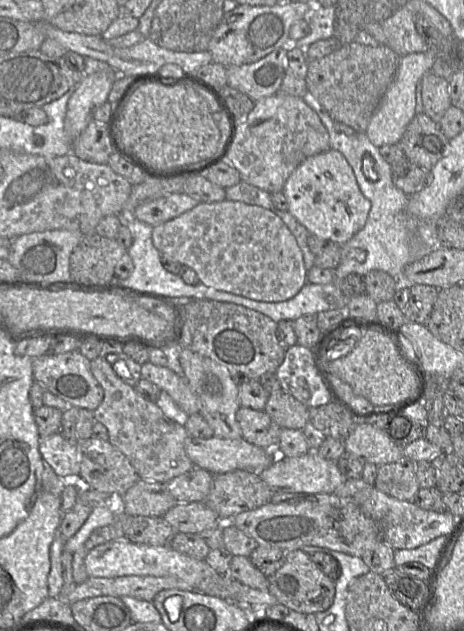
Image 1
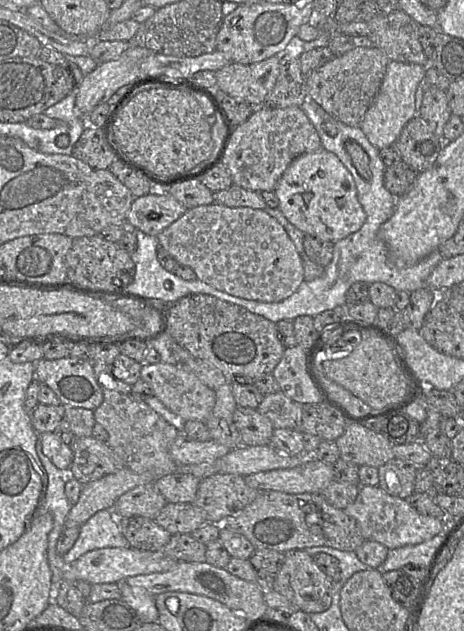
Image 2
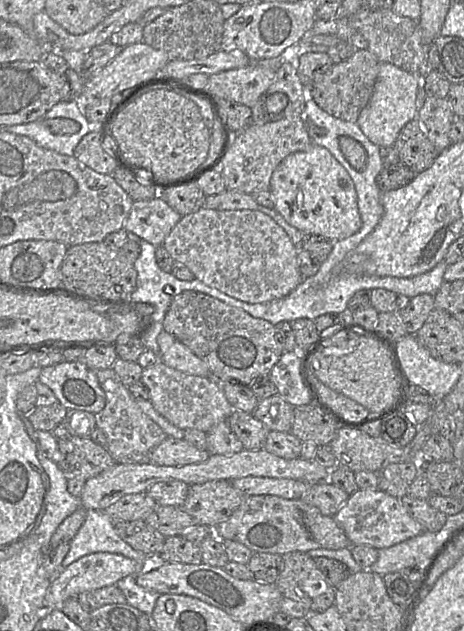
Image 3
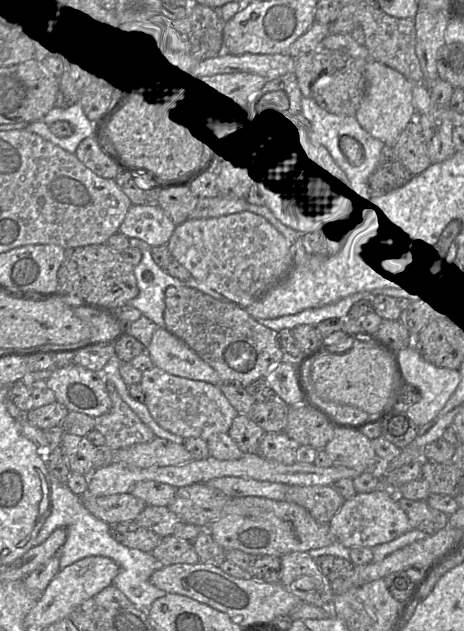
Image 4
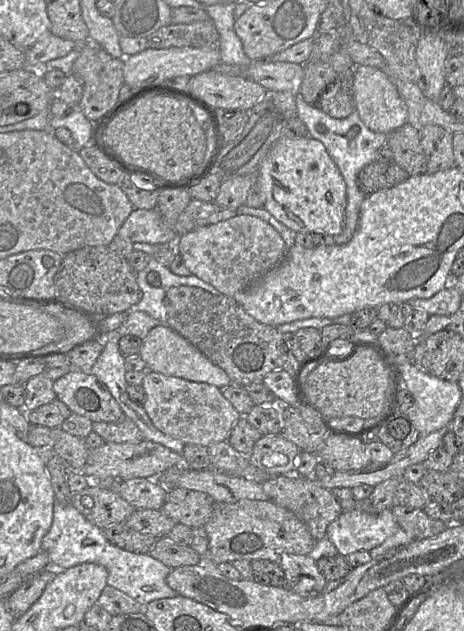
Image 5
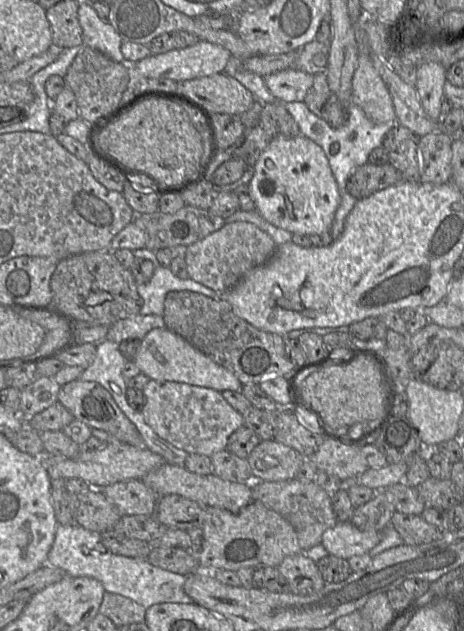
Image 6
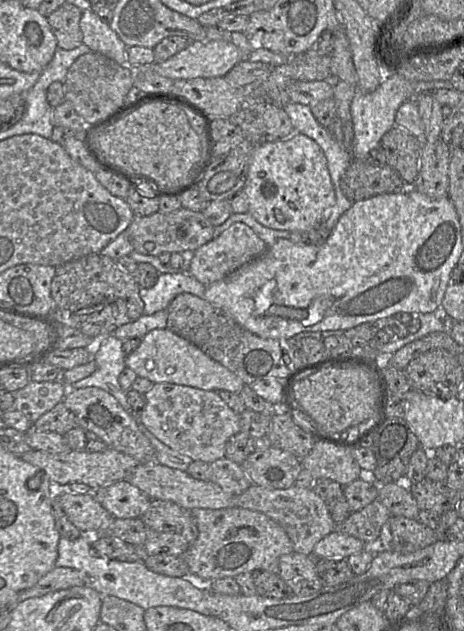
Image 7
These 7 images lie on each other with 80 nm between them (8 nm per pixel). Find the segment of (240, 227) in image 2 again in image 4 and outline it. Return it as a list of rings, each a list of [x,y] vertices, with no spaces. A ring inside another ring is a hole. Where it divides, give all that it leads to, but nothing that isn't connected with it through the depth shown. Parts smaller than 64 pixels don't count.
[[[243,211],[215,218],[188,218],[177,225],[168,249],[193,278],[247,308],[293,265],[293,246],[264,217]]]

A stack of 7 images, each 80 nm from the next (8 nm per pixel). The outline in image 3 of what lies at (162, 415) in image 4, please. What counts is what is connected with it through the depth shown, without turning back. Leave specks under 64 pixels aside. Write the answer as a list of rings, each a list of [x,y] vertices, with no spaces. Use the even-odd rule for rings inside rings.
[[[161,361],[145,368],[141,381],[149,389],[149,400],[154,409],[172,425],[182,430],[197,429],[207,433],[219,422],[227,421],[234,410],[219,382],[210,377],[180,372]]]

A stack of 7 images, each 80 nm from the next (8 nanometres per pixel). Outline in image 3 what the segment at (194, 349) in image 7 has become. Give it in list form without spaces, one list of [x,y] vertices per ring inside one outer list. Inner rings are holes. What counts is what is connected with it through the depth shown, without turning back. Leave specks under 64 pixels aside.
[[[164,329],[159,333],[157,342],[160,348],[160,361],[168,367],[190,375],[210,377],[208,365]]]

